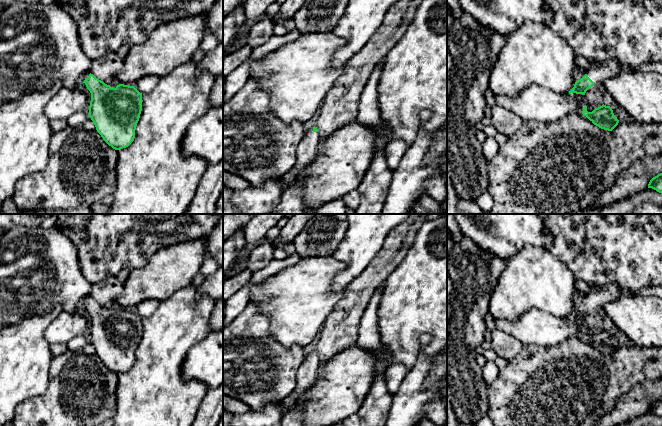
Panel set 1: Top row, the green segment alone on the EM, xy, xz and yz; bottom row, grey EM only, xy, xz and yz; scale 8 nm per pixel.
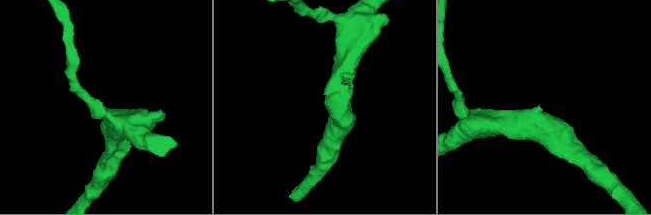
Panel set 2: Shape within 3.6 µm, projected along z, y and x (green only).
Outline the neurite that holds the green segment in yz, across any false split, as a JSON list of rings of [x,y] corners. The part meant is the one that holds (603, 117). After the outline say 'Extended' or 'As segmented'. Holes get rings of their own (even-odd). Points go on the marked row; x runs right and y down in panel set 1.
[[[602,105],[592,112],[587,111],[587,106],[583,108],[582,114],[586,116],[594,125],[601,129],[612,131],[619,123],[610,106]]]. As segmented

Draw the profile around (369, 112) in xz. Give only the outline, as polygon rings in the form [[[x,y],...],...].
[[[384,59],[380,60],[367,80],[359,101],[357,122],[372,130],[378,130],[381,123],[378,105],[377,86],[383,68]]]

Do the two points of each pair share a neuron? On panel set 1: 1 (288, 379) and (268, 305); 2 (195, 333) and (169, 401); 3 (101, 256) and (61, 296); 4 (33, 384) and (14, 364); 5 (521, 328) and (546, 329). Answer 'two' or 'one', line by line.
1: two
2: one
3: two
4: one
5: one

